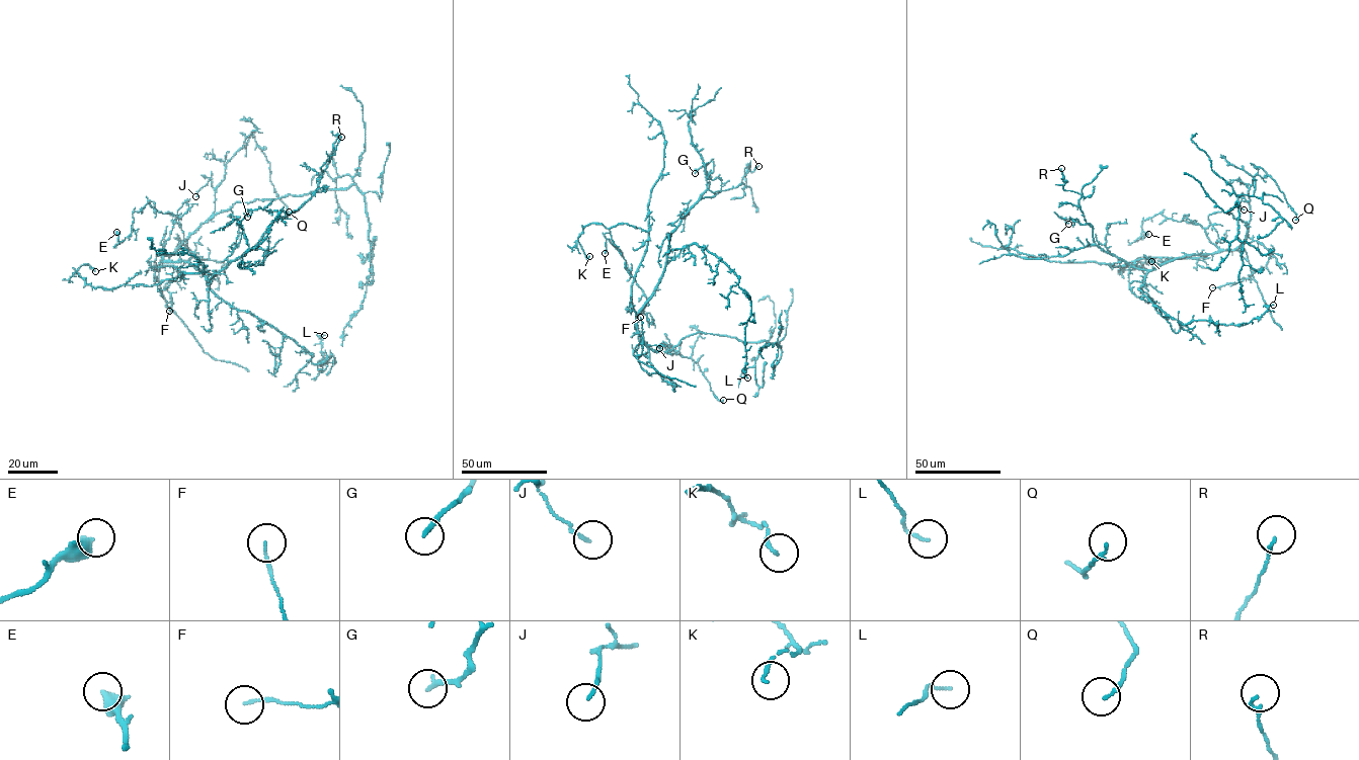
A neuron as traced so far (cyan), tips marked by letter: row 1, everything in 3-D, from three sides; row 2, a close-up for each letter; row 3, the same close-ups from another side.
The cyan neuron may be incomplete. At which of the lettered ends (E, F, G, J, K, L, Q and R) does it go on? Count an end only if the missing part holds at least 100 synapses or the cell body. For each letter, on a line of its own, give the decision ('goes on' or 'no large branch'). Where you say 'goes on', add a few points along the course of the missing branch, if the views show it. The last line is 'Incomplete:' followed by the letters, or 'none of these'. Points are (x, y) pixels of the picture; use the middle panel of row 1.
E: no large branch
F: no large branch
G: no large branch
J: no large branch
K: no large branch
L: no large branch
Q: no large branch
R: no large branch
Incomplete: none of these

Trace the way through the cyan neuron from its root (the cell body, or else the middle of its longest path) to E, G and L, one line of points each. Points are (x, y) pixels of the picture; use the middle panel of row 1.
E: (637, 318), (637, 324), (637, 317), (646, 304), (646, 297), (632, 275), (622, 253), (608, 239), (605, 253)
G: (637, 318), (663, 270), (672, 231), (699, 199), (721, 190), (721, 180), (712, 180), (704, 167), (695, 173)
L: (637, 318), (654, 291), (666, 255), (696, 243), (734, 272), (749, 299), (747, 377)

